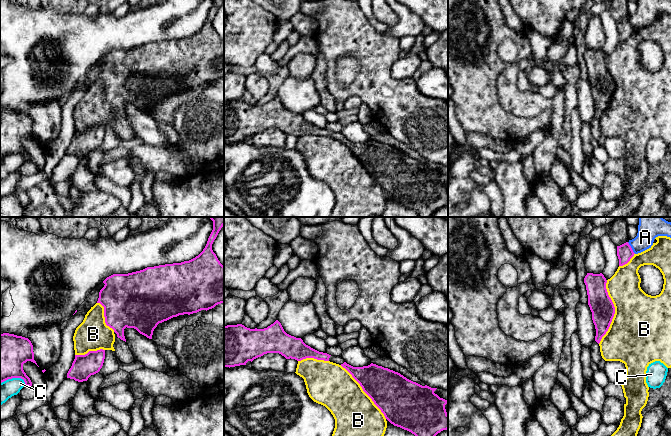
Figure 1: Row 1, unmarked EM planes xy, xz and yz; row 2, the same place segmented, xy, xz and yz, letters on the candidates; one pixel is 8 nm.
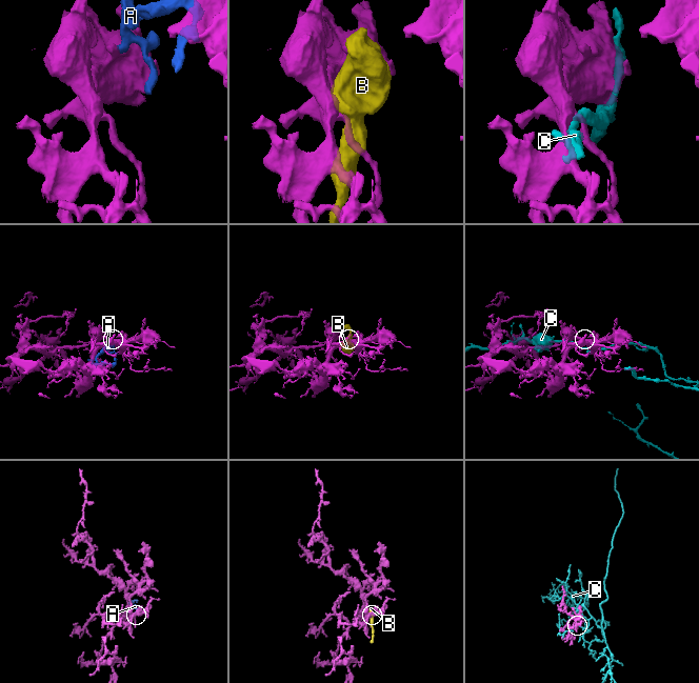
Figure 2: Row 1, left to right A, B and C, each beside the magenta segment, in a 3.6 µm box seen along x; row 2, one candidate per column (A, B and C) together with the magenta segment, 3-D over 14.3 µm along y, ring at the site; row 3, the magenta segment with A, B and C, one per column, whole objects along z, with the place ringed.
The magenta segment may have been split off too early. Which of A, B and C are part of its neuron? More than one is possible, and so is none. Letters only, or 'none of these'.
none of these

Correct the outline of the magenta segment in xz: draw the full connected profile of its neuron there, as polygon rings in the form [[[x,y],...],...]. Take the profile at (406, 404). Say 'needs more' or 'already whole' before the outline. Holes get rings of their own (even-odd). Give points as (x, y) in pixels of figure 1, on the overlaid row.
already whole | [[[344,362],[341,366],[360,384],[363,391],[394,426],[407,430],[415,436],[436,436],[448,429],[448,414],[445,409],[448,401],[434,393],[437,388],[422,386],[398,372],[373,363],[363,367],[353,367]]]

